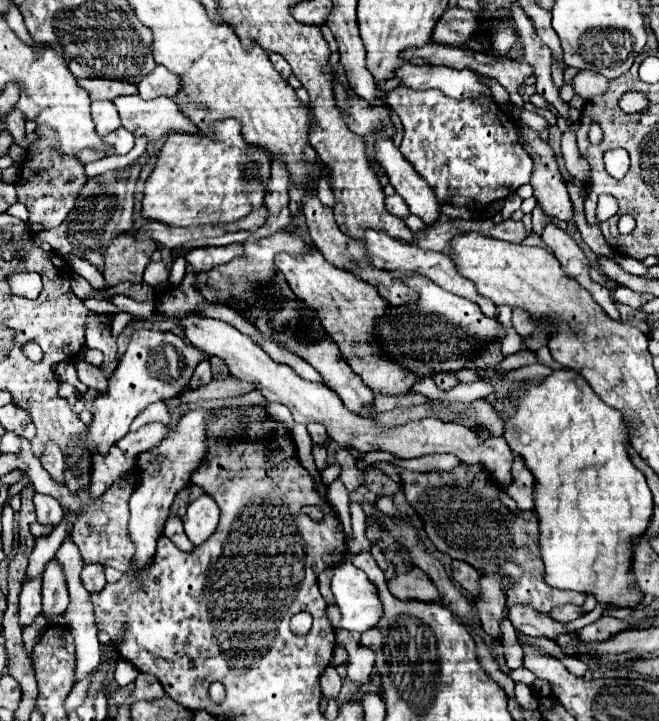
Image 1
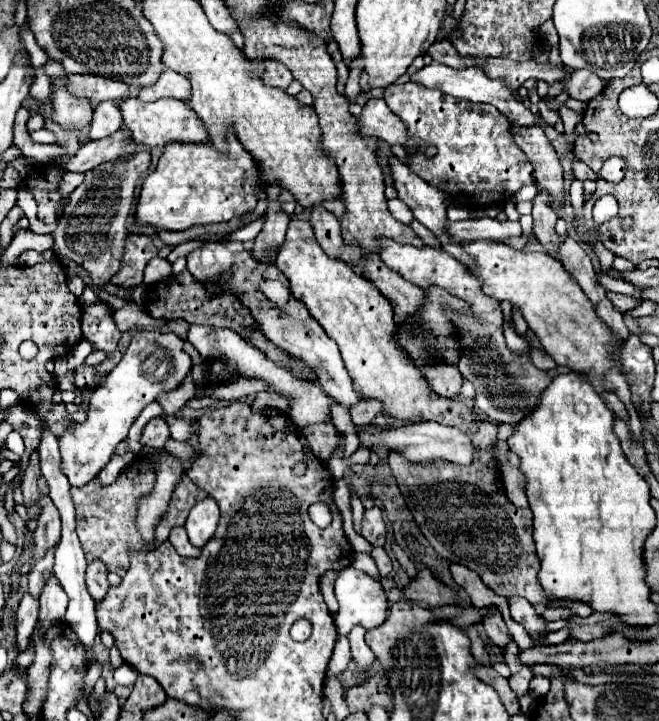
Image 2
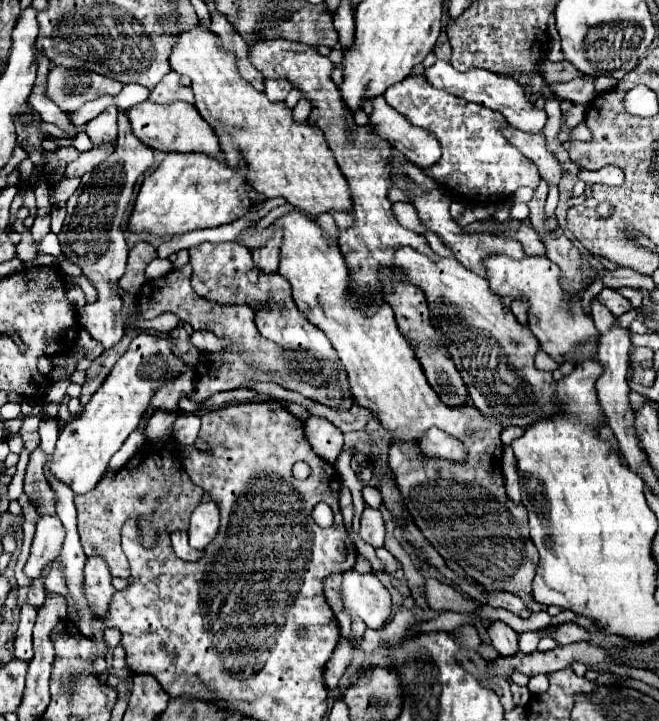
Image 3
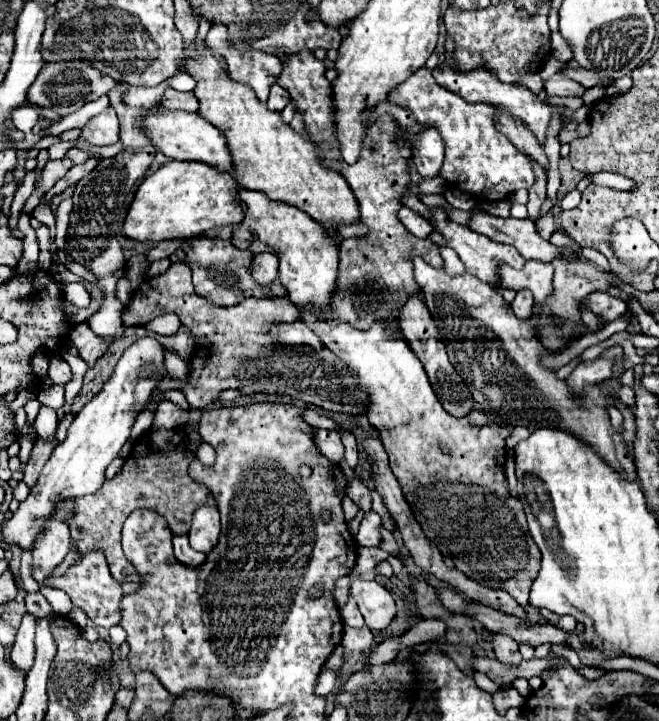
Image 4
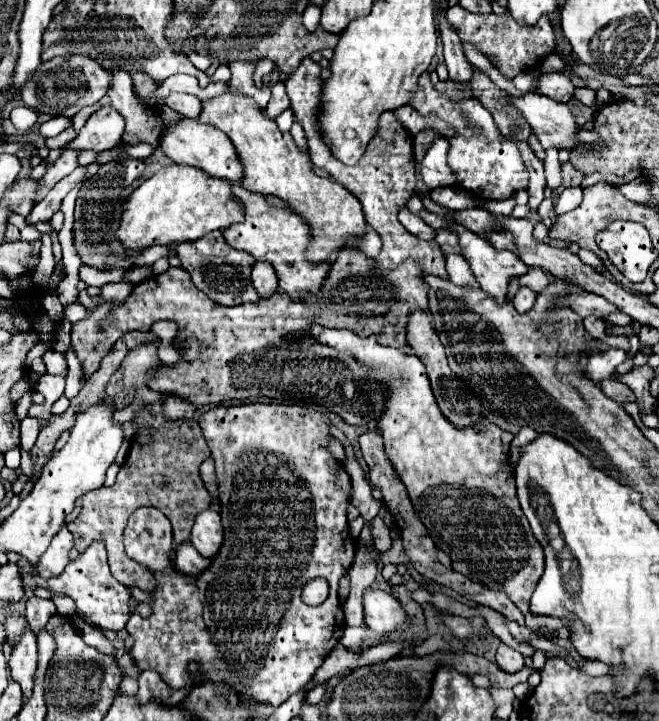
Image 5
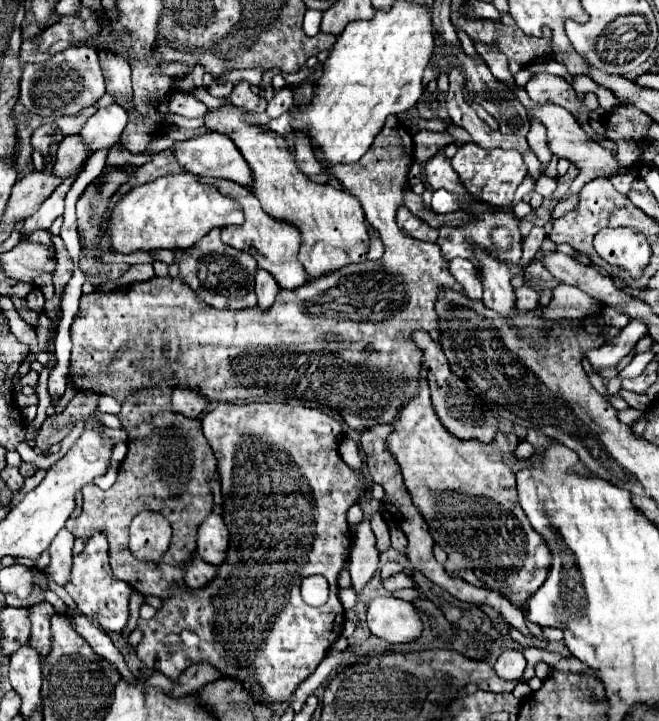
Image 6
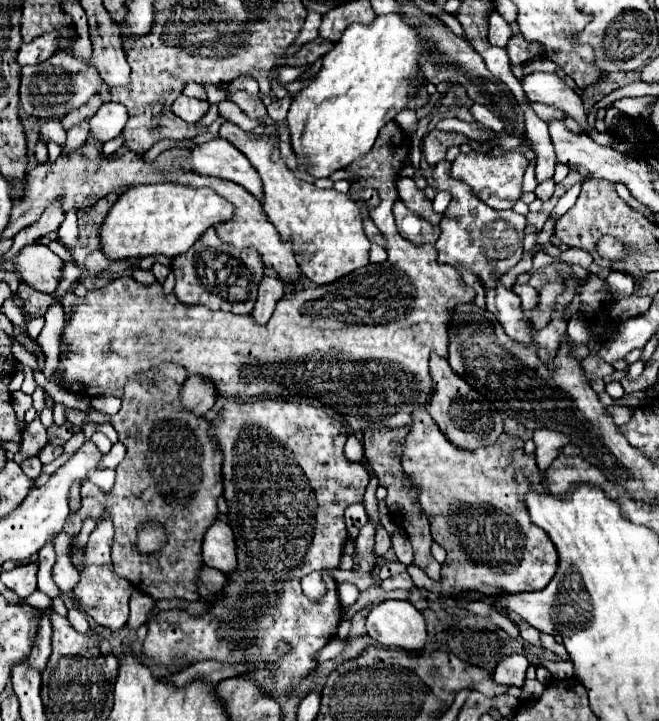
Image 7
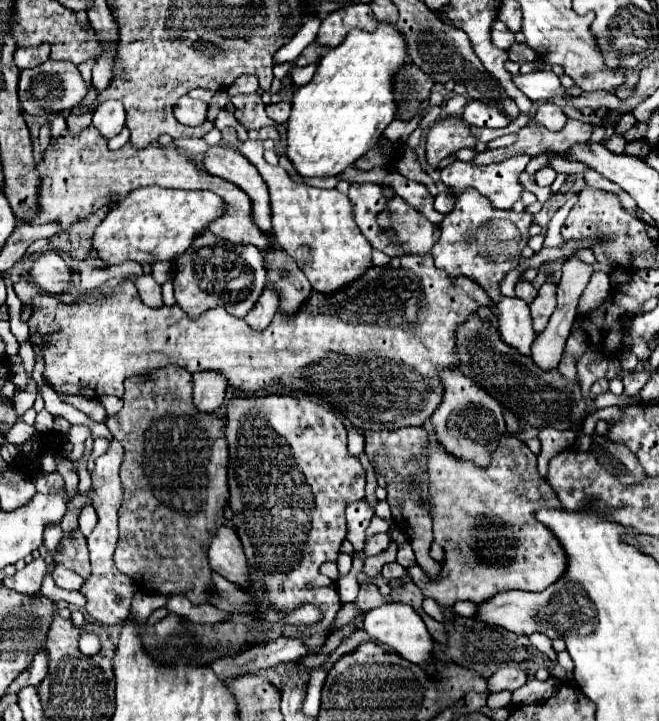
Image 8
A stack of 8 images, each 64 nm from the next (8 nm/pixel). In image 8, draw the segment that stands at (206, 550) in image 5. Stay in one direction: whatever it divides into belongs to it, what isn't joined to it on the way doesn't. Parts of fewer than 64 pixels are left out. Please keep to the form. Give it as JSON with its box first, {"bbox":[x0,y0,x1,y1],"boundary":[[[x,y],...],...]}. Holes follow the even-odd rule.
{"bbox":[208,526,248,584],"boundary":[[[220,526],[212,536],[208,546],[208,562],[214,572],[234,584],[244,584],[244,580],[248,580],[248,564],[244,564],[240,540],[228,526]]]}

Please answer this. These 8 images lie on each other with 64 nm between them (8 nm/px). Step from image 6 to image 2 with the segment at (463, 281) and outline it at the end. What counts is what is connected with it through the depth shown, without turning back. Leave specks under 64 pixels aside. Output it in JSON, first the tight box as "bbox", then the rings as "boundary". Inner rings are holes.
{"bbox":[410,220,440,248],"boundary":[[[412,220],[412,222],[410,222],[410,228],[424,240],[426,246],[430,246],[430,248],[440,248],[440,242],[436,240],[436,236],[434,236],[428,228],[424,228],[418,220]]]}

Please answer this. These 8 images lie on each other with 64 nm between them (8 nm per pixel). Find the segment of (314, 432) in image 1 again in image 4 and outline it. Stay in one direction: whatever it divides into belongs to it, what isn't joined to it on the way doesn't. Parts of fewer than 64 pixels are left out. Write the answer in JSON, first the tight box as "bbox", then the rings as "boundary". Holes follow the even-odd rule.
{"bbox":[316,428,344,462],"boundary":[[[320,428],[316,434],[316,448],[330,460],[330,462],[340,462],[344,458],[344,444],[342,438],[336,430],[324,430]]]}

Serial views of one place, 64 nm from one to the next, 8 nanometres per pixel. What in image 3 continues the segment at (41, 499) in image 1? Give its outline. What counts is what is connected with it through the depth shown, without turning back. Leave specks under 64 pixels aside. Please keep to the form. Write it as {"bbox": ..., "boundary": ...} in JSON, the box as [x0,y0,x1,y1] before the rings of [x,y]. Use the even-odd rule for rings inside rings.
{"bbox":[24,516,64,579],"boundary":[[[42,516],[36,524],[36,536],[32,542],[30,558],[24,566],[24,574],[31,579],[40,576],[40,568],[52,562],[58,552],[60,544],[64,542],[64,526],[58,516]]]}

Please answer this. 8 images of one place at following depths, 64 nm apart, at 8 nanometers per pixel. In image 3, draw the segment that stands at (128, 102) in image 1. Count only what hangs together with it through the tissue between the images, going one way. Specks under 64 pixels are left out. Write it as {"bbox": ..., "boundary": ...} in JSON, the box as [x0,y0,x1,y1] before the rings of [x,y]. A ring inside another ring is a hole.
{"bbox":[126,102,218,156],"boundary":[[[142,102],[126,110],[134,136],[150,148],[162,152],[204,152],[210,156],[218,156],[218,140],[212,128],[202,120],[192,104],[174,102],[174,104],[156,104],[156,102]]]}

